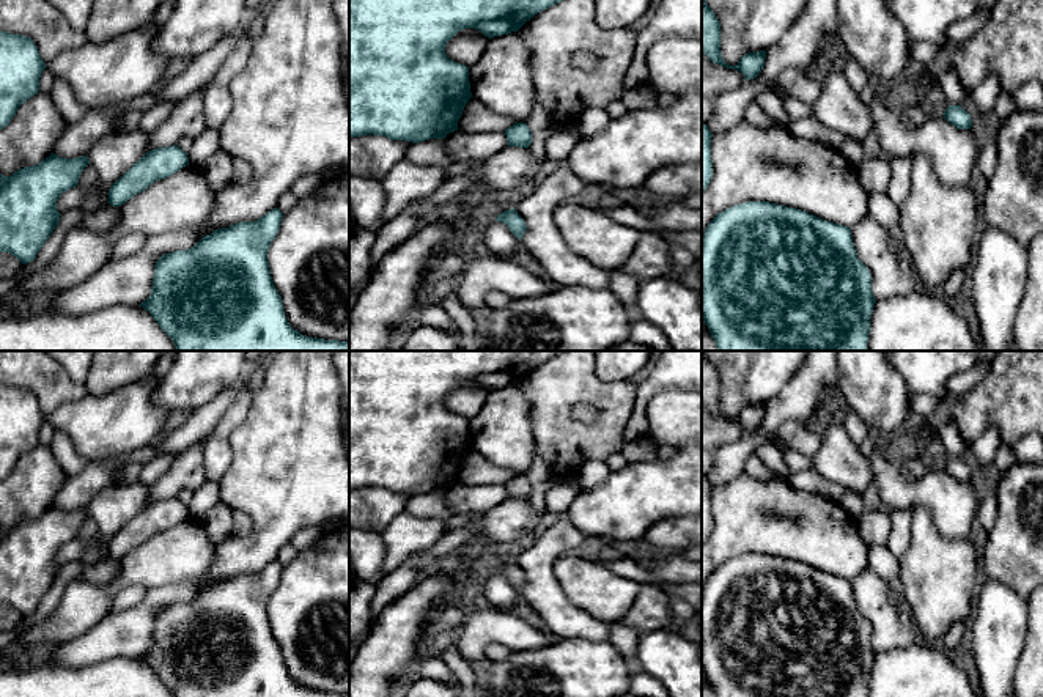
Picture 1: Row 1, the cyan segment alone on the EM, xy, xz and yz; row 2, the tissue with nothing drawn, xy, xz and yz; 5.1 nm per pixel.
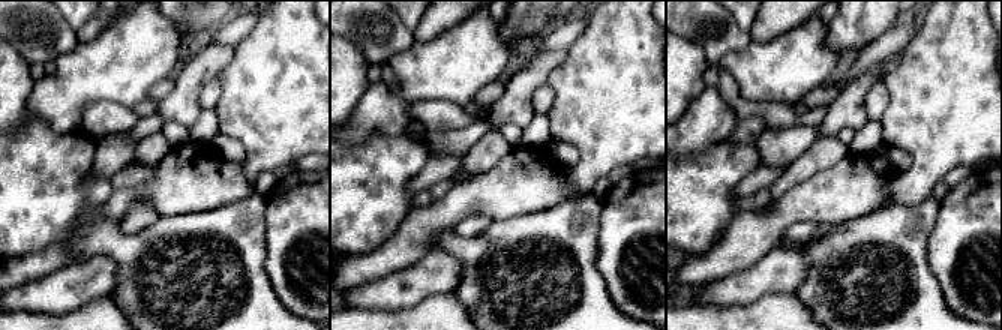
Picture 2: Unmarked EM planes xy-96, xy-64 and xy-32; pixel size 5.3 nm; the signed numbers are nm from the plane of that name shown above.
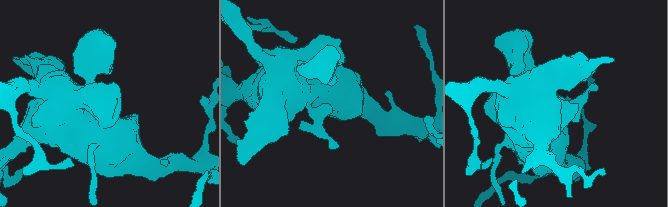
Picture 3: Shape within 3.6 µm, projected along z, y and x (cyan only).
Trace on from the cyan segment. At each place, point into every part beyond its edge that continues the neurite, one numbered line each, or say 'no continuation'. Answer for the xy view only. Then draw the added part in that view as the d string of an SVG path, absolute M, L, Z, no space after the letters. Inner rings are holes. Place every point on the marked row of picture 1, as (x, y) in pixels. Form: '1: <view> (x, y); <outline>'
no continuation

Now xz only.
no continuation

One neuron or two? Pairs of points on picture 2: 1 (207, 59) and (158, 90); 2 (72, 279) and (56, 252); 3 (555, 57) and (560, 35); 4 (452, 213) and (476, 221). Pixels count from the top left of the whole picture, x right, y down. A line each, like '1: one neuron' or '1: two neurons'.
1: two neurons
2: two neurons
3: two neurons
4: two neurons

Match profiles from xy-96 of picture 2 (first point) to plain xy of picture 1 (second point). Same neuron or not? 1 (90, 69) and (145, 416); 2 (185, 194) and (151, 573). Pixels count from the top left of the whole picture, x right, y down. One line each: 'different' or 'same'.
1: same
2: same

